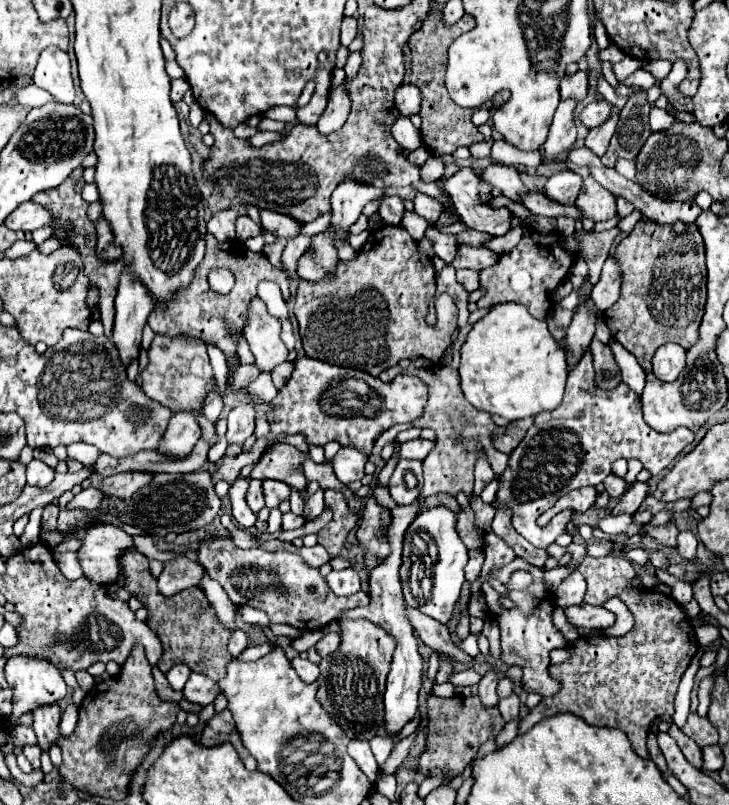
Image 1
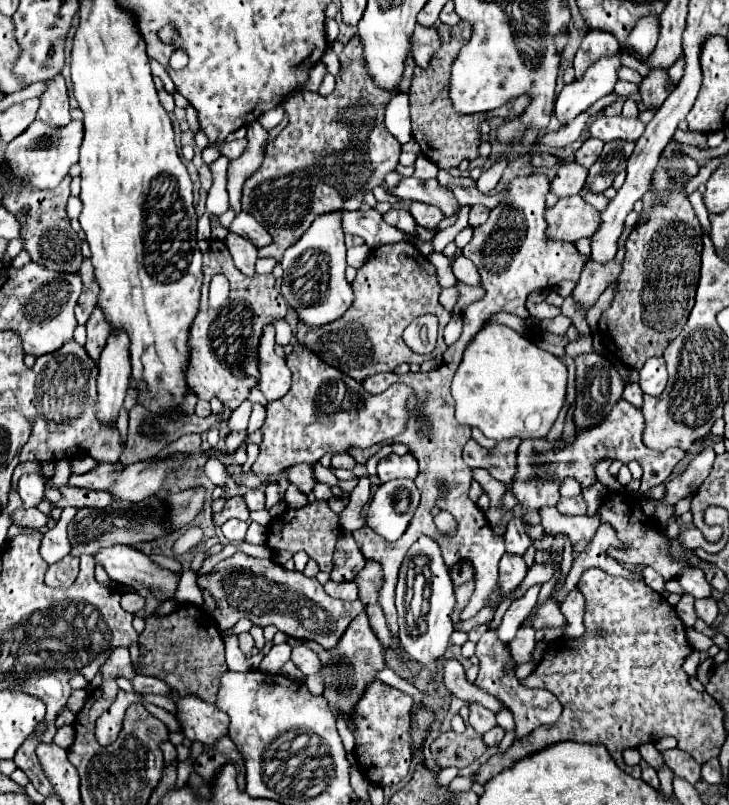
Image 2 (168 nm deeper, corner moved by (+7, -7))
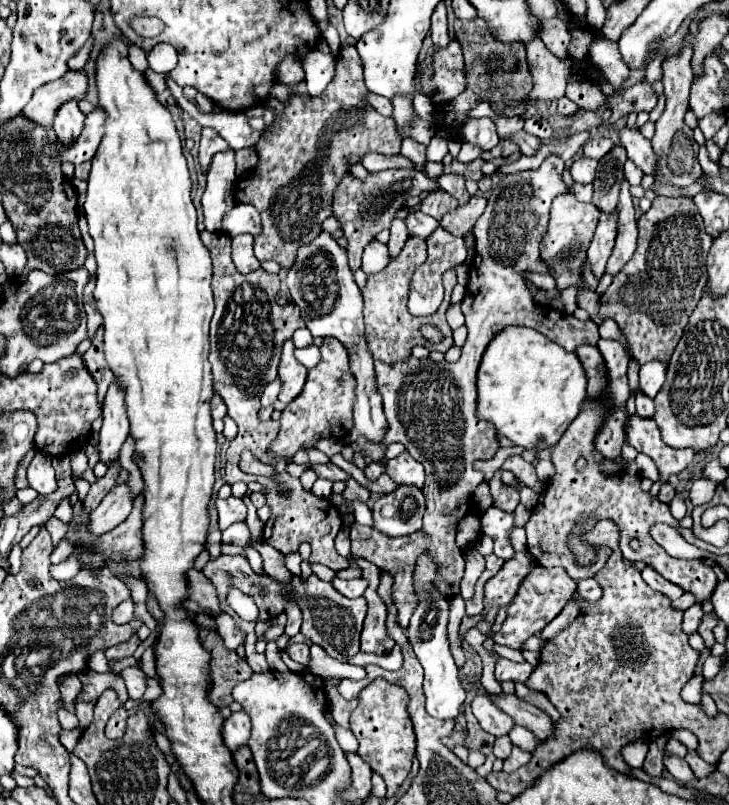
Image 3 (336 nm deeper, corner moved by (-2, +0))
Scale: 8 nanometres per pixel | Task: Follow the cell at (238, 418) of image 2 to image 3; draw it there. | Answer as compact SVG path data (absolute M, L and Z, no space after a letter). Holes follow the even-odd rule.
M275 378L275 380L265 388L263 398L261 398L261 406L269 406L269 404L273 404L273 402L277 400L277 396L279 396L279 390L281 390L281 380Z

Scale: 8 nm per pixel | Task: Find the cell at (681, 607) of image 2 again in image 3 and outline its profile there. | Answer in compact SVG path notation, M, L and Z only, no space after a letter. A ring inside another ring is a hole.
M699 604L691 606L689 610L685 610L685 614L683 614L683 624L681 624L683 632L687 632L689 636L691 636L691 634L695 634L701 618L703 618L703 610L701 610L701 606L699 606Z

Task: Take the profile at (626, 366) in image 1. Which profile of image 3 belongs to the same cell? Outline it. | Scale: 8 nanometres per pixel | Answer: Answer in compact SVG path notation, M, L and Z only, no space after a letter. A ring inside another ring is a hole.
M639 392L635 396L635 404L637 404L637 416L641 416L641 418L653 418L655 416L653 400L649 400L643 392Z

